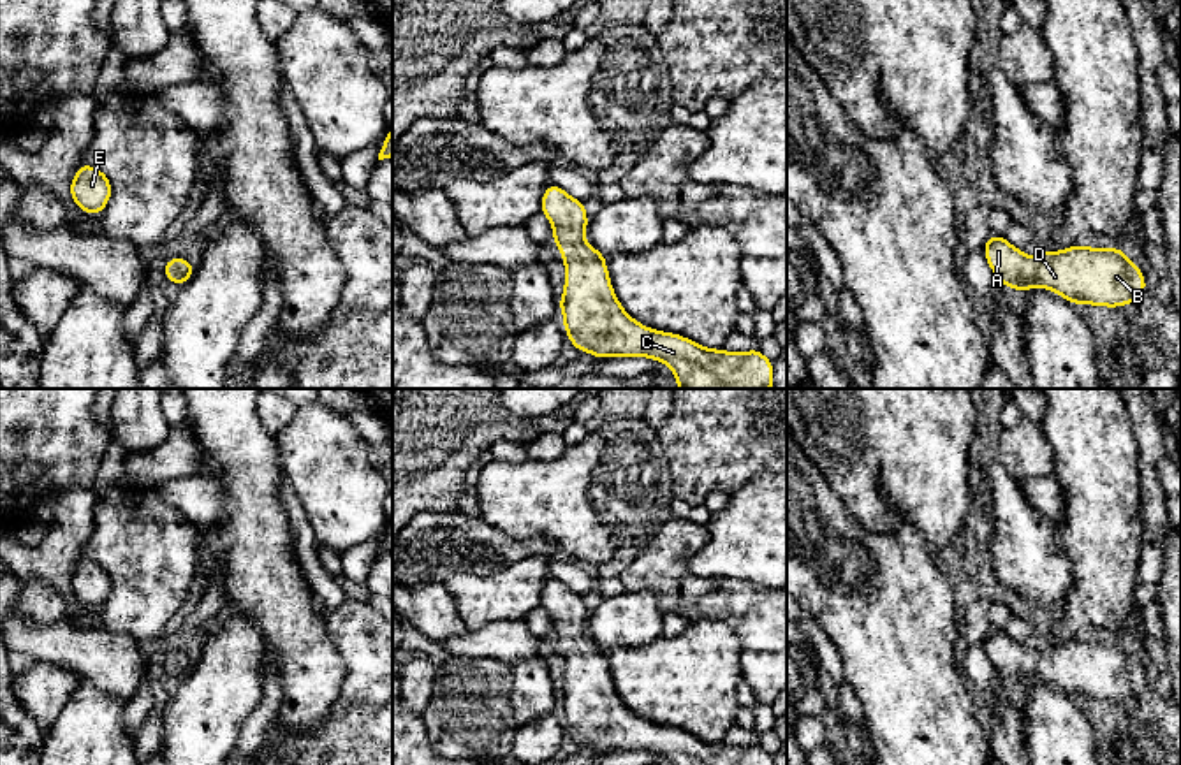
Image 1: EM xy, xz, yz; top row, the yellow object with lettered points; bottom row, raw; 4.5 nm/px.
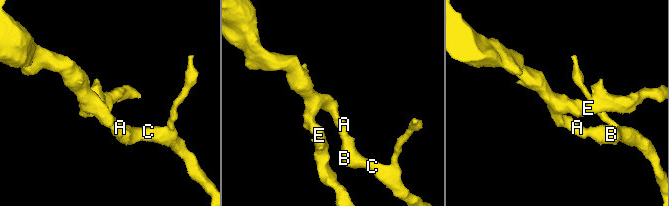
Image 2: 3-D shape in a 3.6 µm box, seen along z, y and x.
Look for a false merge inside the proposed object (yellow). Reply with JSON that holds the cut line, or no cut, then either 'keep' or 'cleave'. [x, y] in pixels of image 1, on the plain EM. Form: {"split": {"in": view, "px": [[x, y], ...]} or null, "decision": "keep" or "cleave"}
{"split": null, "decision": "keep"}

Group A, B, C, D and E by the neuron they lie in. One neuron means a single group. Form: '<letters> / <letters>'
A B C D E

